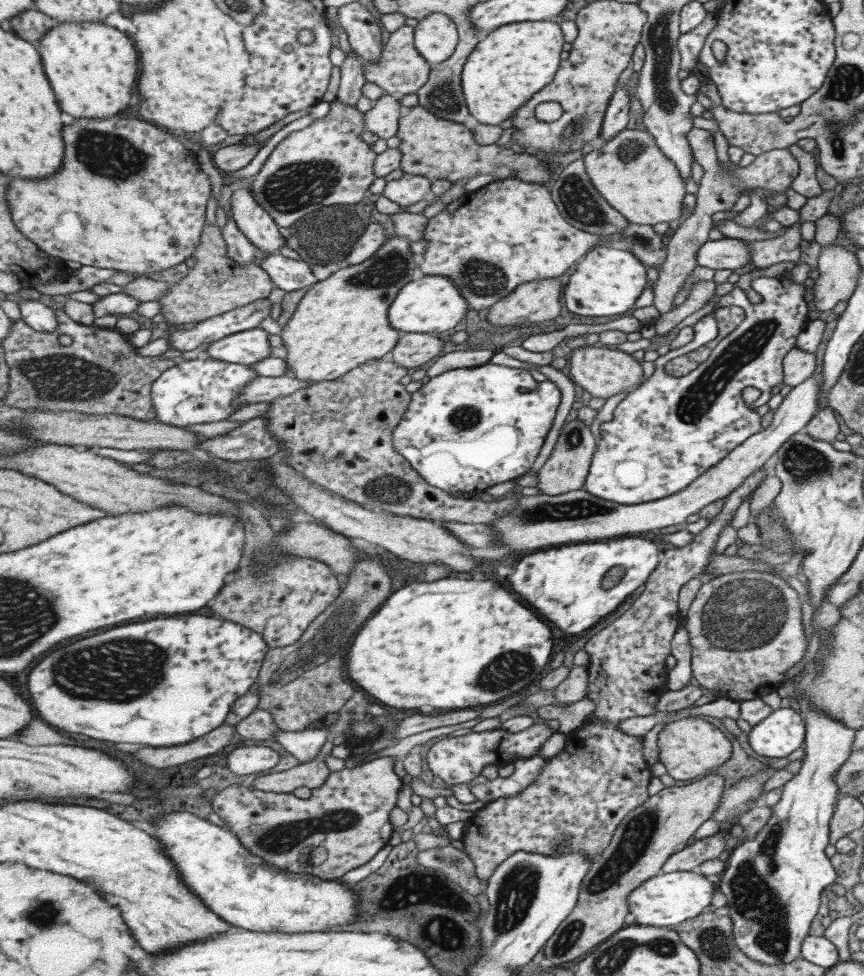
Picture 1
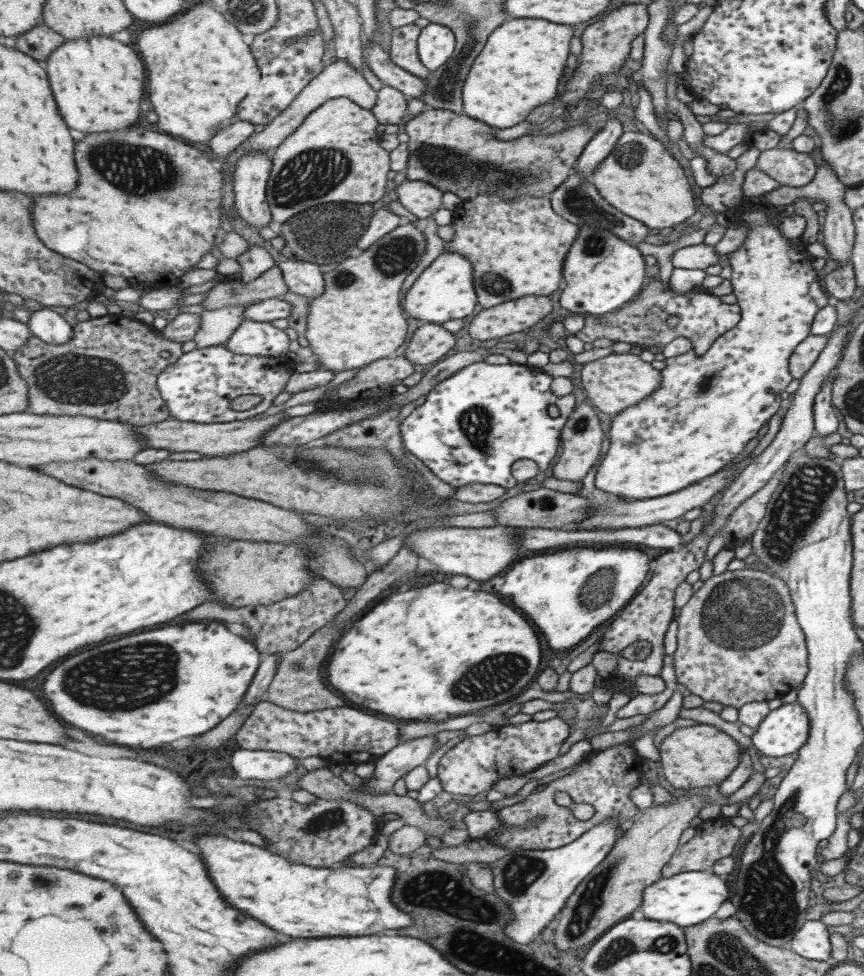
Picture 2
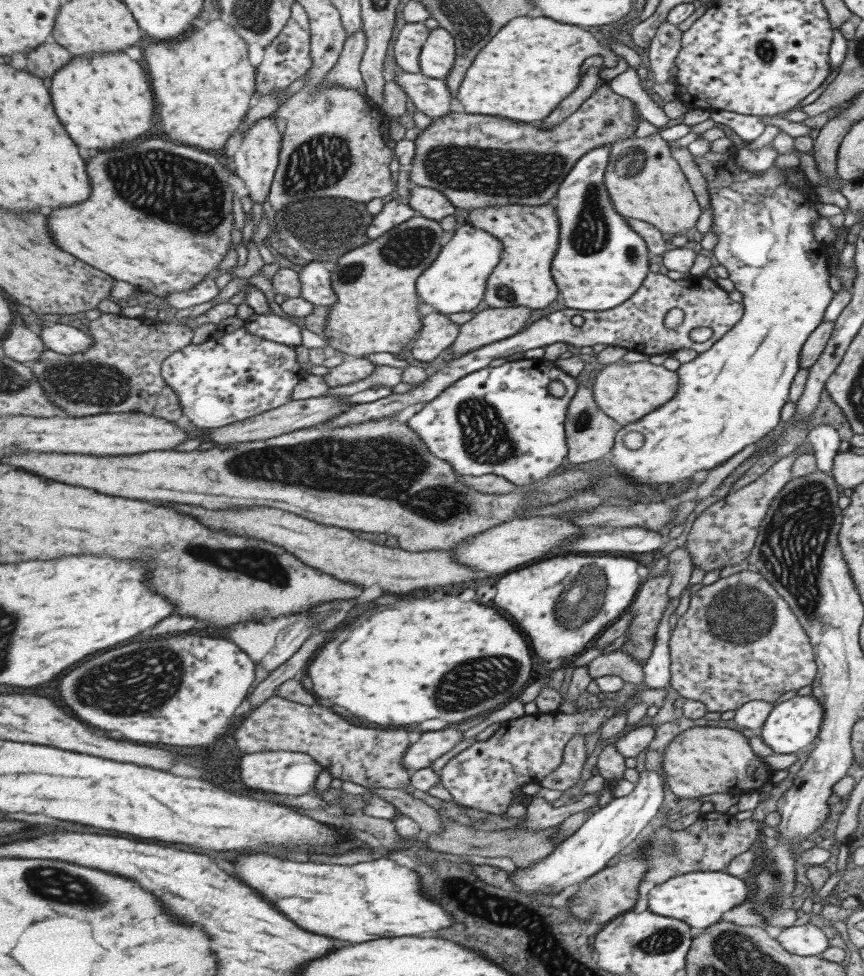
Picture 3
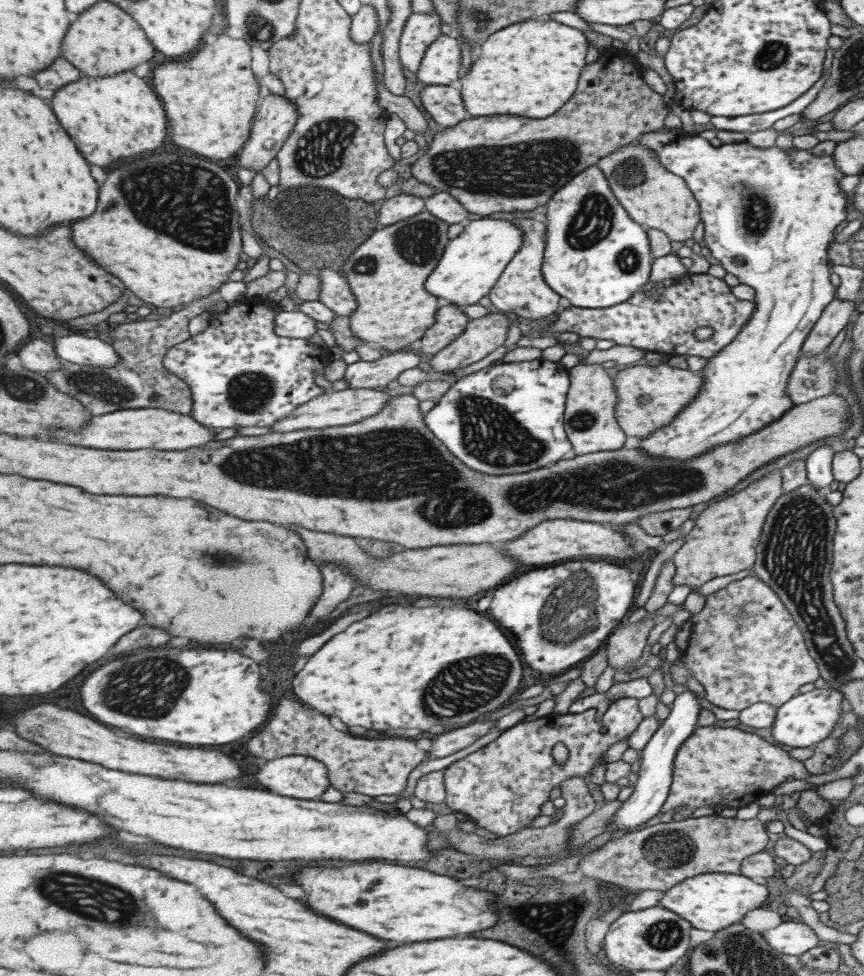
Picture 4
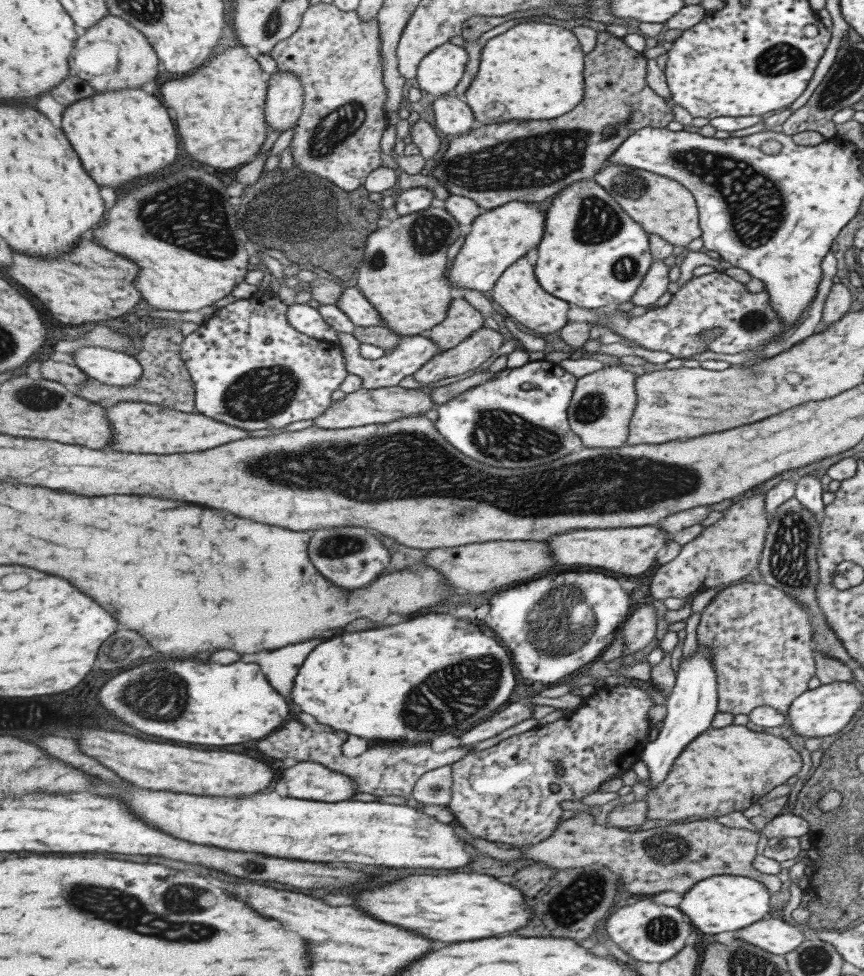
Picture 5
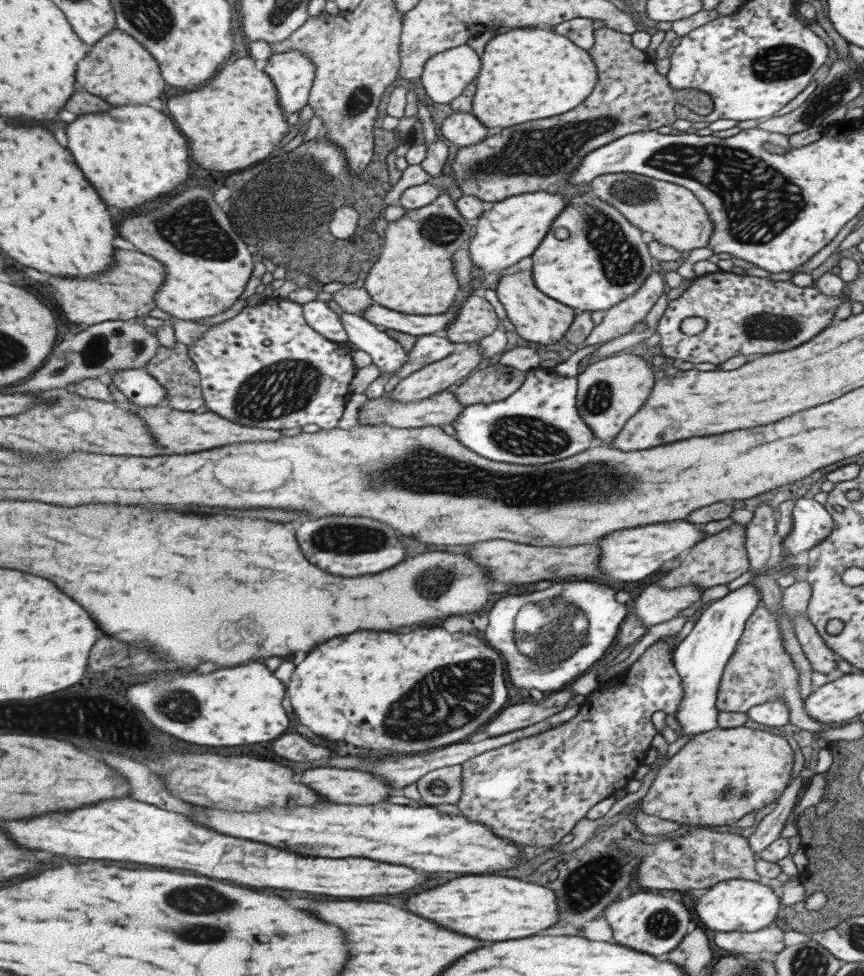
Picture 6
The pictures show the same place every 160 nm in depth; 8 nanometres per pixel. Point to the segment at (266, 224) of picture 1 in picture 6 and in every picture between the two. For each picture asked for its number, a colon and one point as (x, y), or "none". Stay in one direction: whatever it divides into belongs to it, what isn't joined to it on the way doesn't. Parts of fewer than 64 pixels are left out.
2: (250, 185)
3: (256, 161)
4: (276, 118)
5: (285, 101)
6: (292, 72)

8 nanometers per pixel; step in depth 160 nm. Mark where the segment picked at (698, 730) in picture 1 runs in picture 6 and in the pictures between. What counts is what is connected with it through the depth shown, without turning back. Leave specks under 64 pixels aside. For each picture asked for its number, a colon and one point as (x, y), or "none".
2: (700, 755)
3: (699, 761)
4: (718, 767)
5: (704, 781)
6: (717, 777)

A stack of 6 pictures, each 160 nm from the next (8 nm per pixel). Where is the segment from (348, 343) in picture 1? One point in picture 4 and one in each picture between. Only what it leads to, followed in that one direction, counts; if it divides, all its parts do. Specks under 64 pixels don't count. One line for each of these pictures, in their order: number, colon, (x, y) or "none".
2: (357, 319)
3: (377, 309)
4: (386, 273)

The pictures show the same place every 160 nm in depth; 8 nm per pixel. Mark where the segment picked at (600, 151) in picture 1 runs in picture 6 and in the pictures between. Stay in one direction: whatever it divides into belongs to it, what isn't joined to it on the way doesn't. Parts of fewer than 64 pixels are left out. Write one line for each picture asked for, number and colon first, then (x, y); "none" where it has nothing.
2: (639, 178)
3: (643, 181)
4: (654, 198)
5: (661, 206)
6: (672, 214)

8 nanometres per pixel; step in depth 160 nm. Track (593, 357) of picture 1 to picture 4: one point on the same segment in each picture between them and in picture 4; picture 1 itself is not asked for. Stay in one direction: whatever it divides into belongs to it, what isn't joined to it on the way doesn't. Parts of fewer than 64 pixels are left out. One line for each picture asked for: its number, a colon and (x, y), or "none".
2: (611, 383)
3: (625, 392)
4: (649, 397)

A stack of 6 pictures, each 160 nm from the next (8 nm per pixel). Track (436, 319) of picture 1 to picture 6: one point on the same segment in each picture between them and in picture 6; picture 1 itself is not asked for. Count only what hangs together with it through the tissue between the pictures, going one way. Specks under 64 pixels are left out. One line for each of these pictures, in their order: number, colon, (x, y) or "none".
2: (444, 290)
3: (455, 281)
4: (471, 263)
5: (500, 236)
6: (508, 230)

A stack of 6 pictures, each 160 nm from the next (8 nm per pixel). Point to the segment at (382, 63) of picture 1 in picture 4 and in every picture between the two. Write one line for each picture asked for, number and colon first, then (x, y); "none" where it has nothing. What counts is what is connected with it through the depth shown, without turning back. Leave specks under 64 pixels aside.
2: (402, 52)
3: (406, 47)
4: (419, 30)

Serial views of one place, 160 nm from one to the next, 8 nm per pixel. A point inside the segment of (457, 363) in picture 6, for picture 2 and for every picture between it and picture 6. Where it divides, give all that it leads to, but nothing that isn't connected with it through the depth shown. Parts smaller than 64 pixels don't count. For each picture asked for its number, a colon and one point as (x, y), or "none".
2: (523, 313)
3: (489, 325)
4: (481, 336)
5: (476, 348)

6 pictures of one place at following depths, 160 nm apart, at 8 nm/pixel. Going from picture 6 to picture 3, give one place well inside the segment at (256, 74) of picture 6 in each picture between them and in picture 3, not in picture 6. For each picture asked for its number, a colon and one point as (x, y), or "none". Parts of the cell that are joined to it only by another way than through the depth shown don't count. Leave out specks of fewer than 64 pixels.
3: (204, 83)
4: (210, 99)
5: (219, 110)

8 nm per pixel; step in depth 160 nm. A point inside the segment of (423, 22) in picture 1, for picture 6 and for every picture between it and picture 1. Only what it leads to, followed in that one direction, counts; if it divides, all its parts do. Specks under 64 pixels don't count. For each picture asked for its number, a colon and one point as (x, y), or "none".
2: (435, 43)
3: (437, 54)
4: (439, 65)
5: (438, 72)
6: (445, 75)

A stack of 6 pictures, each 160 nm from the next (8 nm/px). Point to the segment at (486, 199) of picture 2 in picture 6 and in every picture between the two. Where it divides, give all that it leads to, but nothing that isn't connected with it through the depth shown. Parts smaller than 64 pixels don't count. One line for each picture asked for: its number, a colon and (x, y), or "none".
3: (529, 237)
4: (520, 288)
5: (516, 290)
6: (536, 318)

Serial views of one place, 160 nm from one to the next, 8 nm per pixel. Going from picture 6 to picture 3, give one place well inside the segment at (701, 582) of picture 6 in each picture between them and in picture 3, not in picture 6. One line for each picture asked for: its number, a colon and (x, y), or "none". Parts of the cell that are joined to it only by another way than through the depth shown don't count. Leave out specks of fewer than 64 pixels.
3: (723, 534)
4: (723, 540)
5: (723, 553)

